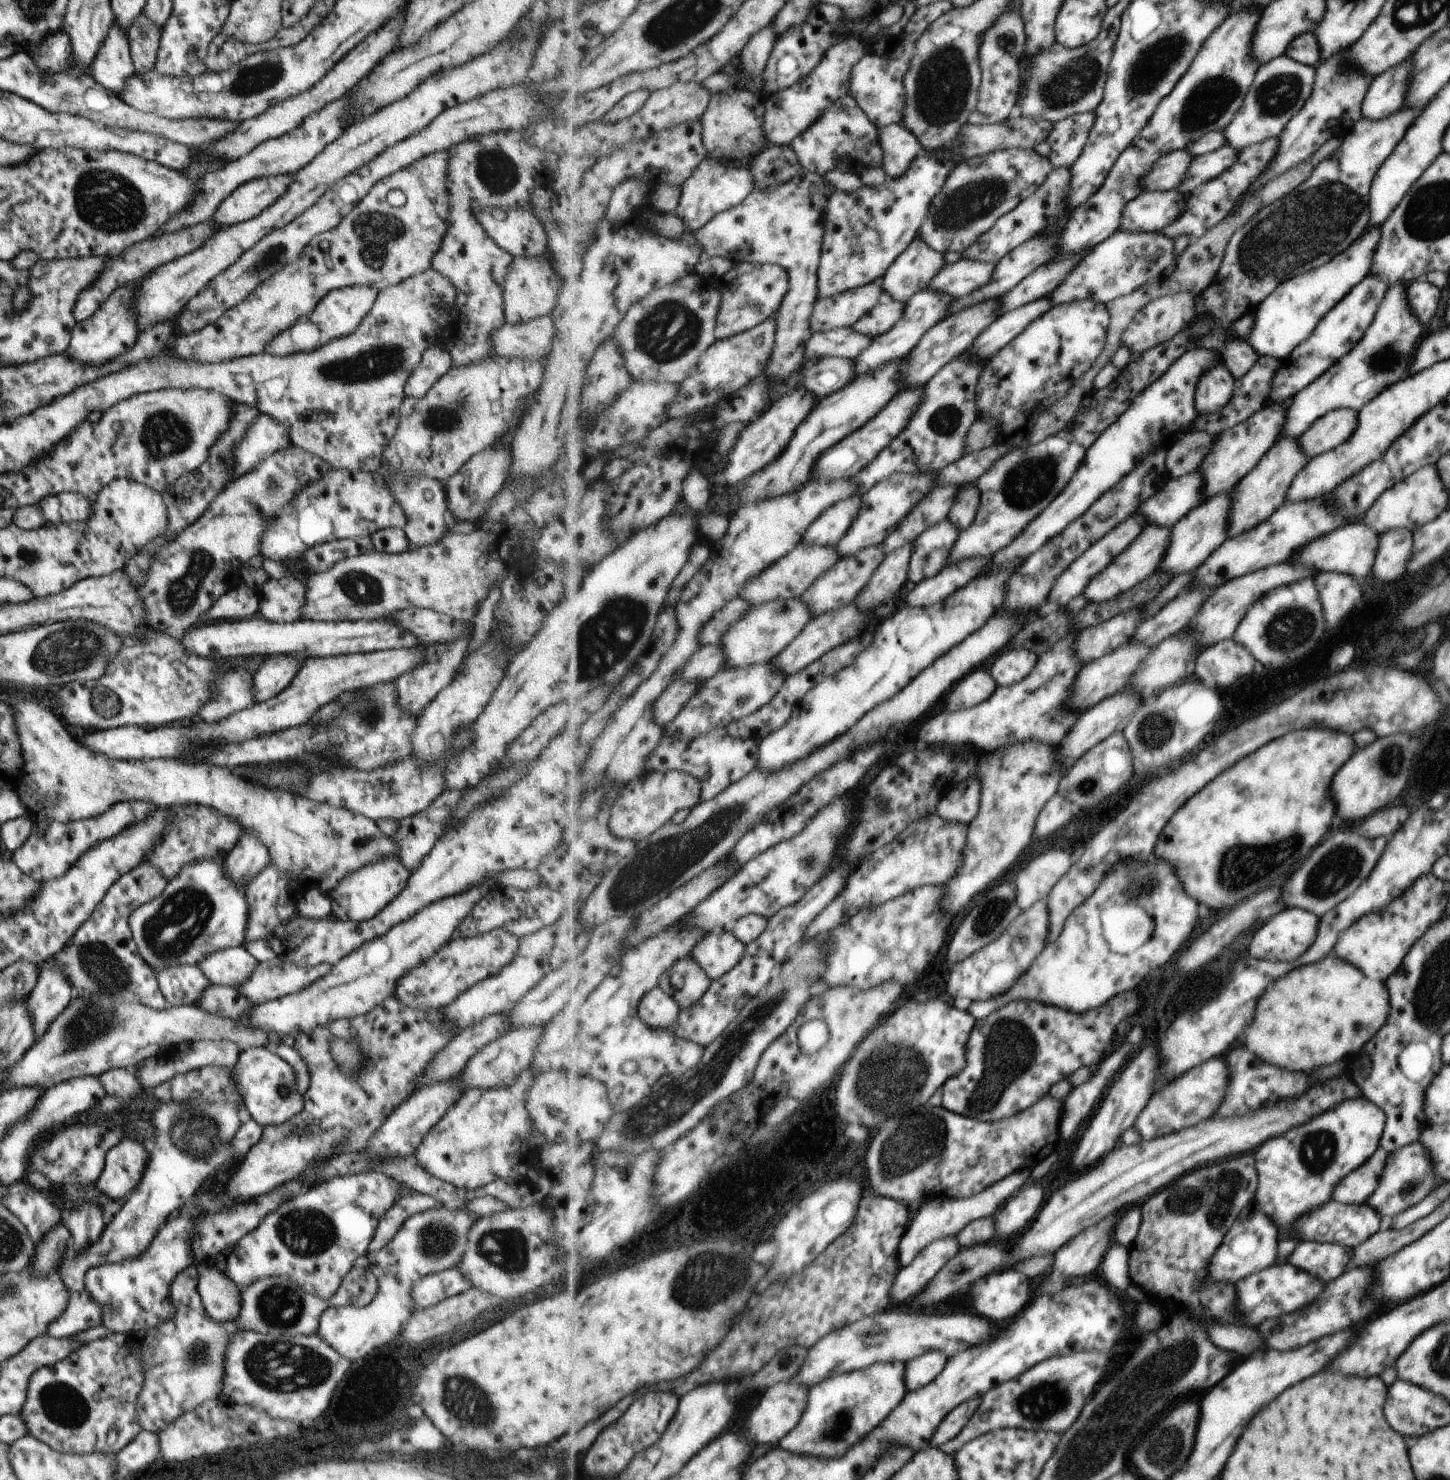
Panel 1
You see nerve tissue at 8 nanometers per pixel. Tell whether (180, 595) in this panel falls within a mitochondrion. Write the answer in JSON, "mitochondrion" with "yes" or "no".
{"mitochondrion":"yes"}

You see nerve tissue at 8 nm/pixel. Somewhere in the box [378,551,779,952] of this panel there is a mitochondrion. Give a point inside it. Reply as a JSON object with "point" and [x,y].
{"point":[657,864]}

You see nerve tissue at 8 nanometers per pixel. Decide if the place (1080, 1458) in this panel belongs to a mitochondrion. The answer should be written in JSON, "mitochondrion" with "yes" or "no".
{"mitochondrion":"yes"}

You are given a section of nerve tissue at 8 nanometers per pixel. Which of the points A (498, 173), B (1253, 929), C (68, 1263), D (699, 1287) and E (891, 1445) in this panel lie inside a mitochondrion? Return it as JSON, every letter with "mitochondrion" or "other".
{"A":"mitochondrion","B":"other","C":"other","D":"mitochondrion","E":"other"}

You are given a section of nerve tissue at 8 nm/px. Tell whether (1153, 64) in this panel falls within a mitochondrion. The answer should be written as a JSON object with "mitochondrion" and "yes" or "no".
{"mitochondrion":"yes"}

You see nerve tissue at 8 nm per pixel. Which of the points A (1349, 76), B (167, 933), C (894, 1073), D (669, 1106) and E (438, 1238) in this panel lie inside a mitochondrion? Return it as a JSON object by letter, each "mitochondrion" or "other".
{"A":"other","B":"mitochondrion","C":"mitochondrion","D":"mitochondrion","E":"mitochondrion"}

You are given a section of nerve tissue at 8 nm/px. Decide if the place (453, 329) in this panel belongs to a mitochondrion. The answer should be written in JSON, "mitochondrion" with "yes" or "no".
{"mitochondrion":"no"}

